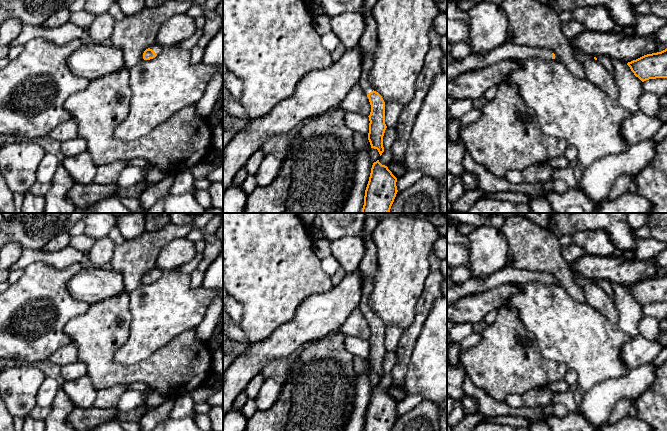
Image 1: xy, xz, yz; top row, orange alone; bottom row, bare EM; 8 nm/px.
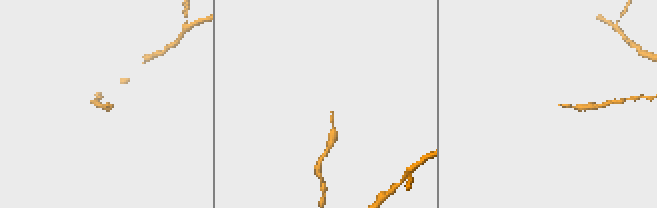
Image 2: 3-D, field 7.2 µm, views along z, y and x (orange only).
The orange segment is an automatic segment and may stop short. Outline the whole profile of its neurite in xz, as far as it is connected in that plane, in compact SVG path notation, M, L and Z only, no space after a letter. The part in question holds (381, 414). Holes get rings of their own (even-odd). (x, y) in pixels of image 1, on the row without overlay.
M379 384L373 387L363 431L391 431L398 416L397 402Z

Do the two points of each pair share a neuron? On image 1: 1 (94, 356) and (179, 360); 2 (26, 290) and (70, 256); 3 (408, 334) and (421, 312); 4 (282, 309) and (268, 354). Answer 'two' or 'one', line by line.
1: one
2: two
3: one
4: two

